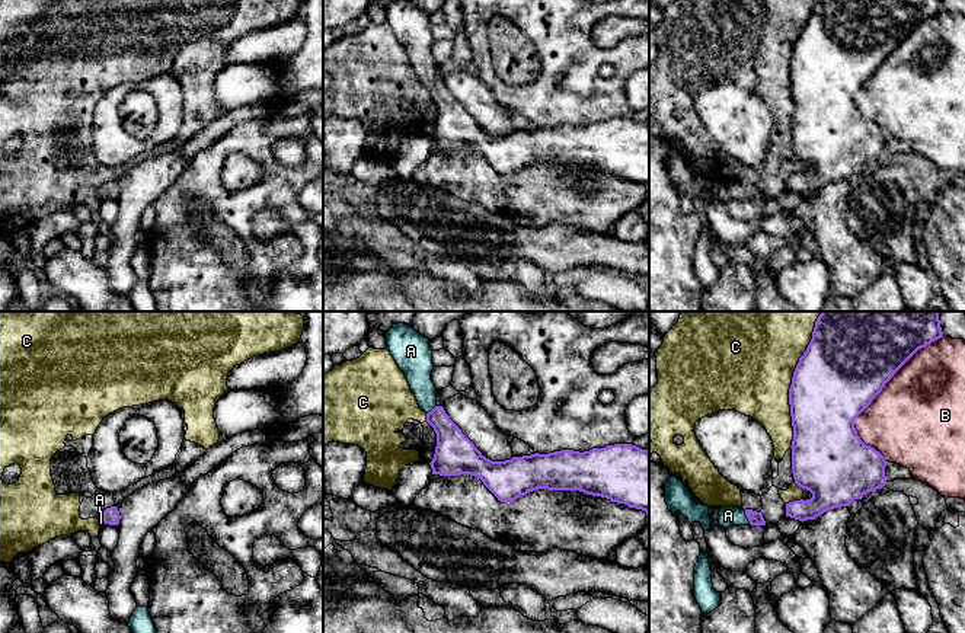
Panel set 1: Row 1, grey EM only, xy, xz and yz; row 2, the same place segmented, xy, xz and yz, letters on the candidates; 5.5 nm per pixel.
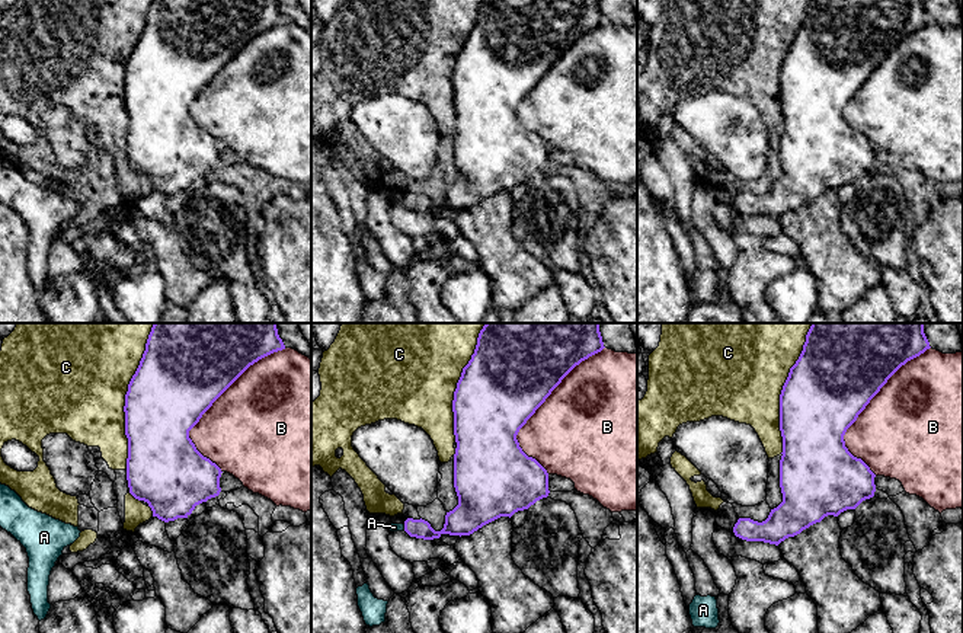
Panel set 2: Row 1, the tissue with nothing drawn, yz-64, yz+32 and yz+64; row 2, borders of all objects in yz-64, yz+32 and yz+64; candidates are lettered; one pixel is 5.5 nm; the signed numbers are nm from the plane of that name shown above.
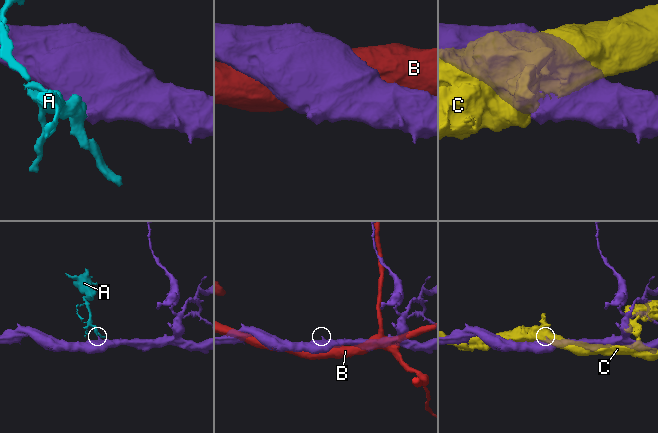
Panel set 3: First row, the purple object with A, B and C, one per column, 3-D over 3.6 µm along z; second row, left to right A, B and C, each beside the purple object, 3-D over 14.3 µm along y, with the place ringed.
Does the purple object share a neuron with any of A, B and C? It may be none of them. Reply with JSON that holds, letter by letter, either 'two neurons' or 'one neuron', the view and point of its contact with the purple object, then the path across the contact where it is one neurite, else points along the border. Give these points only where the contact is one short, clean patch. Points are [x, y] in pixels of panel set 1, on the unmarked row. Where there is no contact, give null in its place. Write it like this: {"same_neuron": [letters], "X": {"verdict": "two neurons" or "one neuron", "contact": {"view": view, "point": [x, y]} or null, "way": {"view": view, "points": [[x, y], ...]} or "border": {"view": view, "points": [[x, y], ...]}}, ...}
{"same_neuron": ["A"], "A": {"verdict": "one neuron", "contact": {"view": "yz", "point": [747, 191]}, "way": {"view": "yz", "points": [[756, 192], [747, 191], [728, 189]]}}, "B": {"verdict": "two neurons", "contact": {"view": "yz", "point": [878, 67]}}, "C": {"verdict": "two neurons", "contact": {"view": "yz", "point": [791, 61]}}}

